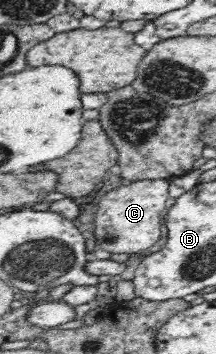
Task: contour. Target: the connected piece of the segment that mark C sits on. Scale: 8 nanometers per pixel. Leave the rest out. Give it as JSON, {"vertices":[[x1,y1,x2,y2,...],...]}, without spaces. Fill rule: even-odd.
{"vertices":[[165,180,124,182,109,191,98,203,94,217,96,248,107,253,133,255,143,252,159,241,161,219,166,211,165,203,170,200]]}

